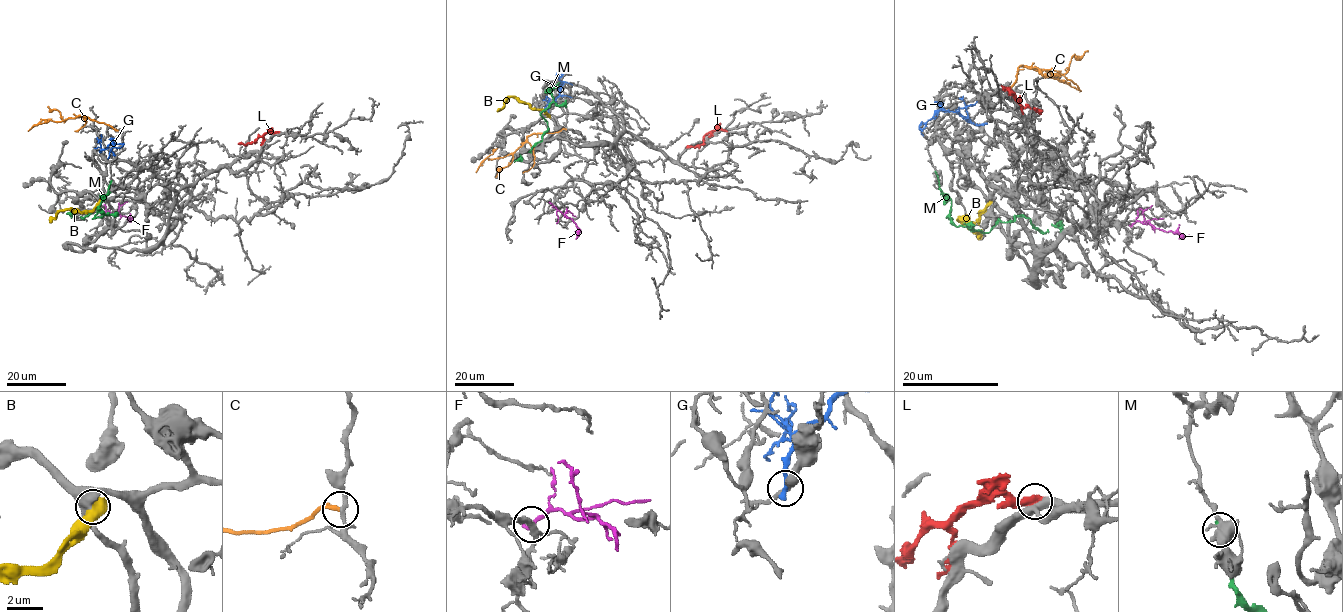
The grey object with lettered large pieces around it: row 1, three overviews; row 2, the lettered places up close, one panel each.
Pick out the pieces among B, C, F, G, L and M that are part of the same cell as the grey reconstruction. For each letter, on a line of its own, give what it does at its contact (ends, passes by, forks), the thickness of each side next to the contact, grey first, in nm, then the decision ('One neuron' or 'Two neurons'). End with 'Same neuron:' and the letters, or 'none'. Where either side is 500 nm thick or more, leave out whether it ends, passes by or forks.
B: Thickness 440 nm (grey) against 700 nm. Two neurons
C: It ends there. Thickness 170 nm (grey) against 240 nm. Two neurons
F: It ends there. Thickness 280 nm (grey) against 280 nm. Two neurons
G: It ends there. Thickness 320 nm (grey) against 360 nm. Two neurons
L: Thickness 400 nm (grey) against 500 nm. Two neurons
M: Thickness 550 nm (grey) against 240 nm. Two neurons
Same neuron: none

